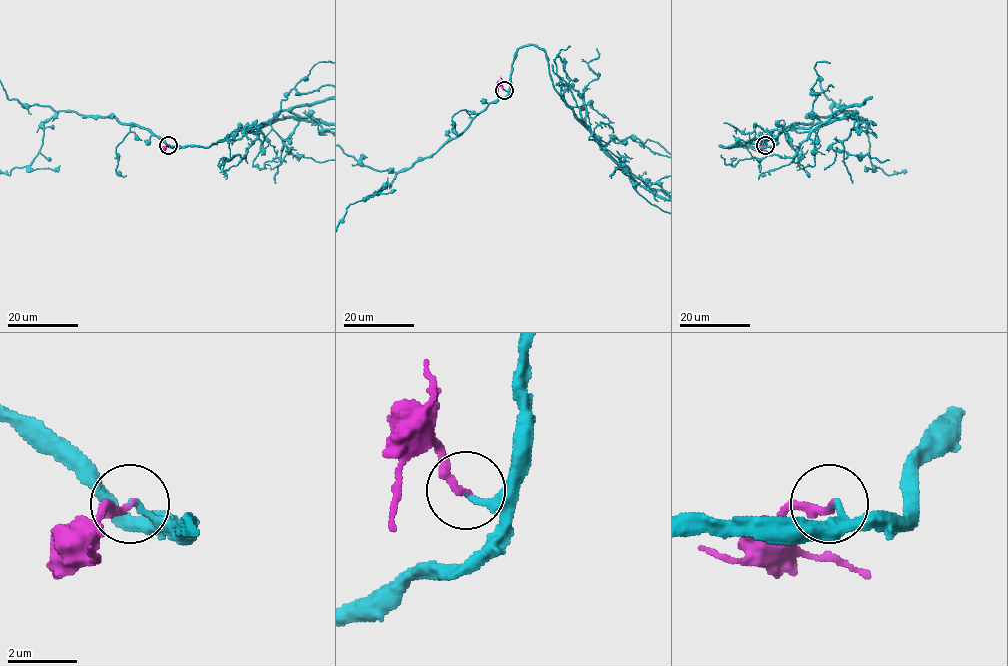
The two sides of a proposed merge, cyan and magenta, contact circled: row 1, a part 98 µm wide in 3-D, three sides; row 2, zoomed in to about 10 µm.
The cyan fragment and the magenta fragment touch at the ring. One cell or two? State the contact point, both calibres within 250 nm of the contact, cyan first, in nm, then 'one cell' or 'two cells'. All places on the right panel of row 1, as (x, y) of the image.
place (765, 145); calibres 160 and 260 nm; one cell

